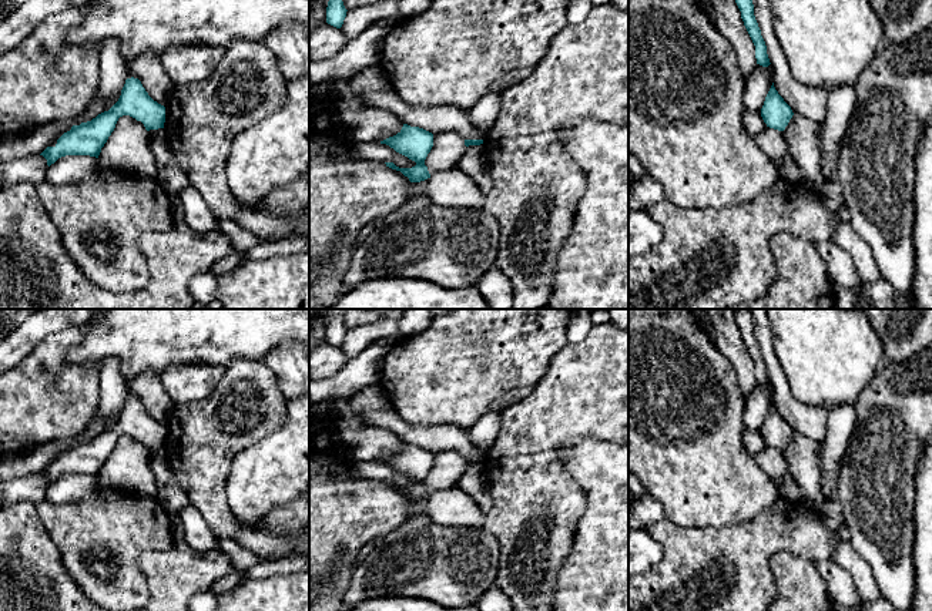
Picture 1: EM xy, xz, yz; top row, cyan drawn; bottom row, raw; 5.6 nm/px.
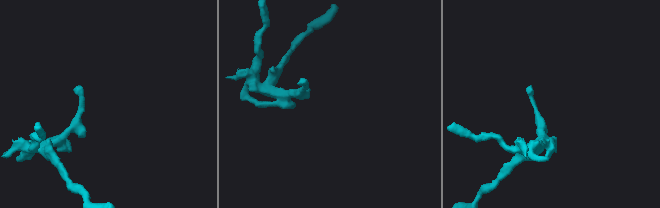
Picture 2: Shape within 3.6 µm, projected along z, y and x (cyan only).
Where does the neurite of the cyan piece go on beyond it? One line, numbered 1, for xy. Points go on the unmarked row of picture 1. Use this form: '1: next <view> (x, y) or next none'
1: next none

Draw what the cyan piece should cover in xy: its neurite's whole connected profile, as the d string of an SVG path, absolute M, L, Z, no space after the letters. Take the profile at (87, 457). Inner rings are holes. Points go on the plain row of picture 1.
M127 397L118 420L95 437L73 444L54 466L47 466L40 474L50 486L66 474L90 474L98 477L101 467L115 447L120 436L130 434L141 440L147 450L164 447L165 426L154 420L138 397Z

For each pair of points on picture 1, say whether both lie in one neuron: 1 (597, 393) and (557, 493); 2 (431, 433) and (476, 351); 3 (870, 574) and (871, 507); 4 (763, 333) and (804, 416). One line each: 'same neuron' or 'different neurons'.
1: same neuron
2: different neurons
3: same neuron
4: same neuron

